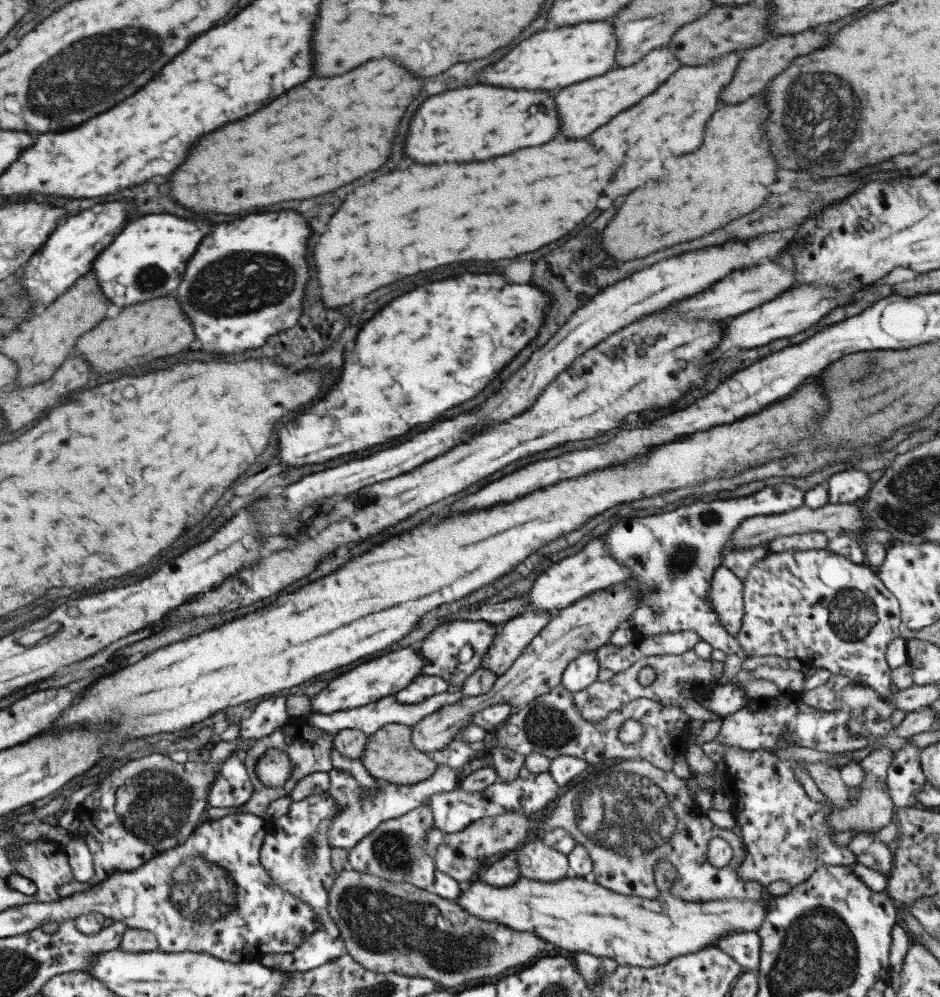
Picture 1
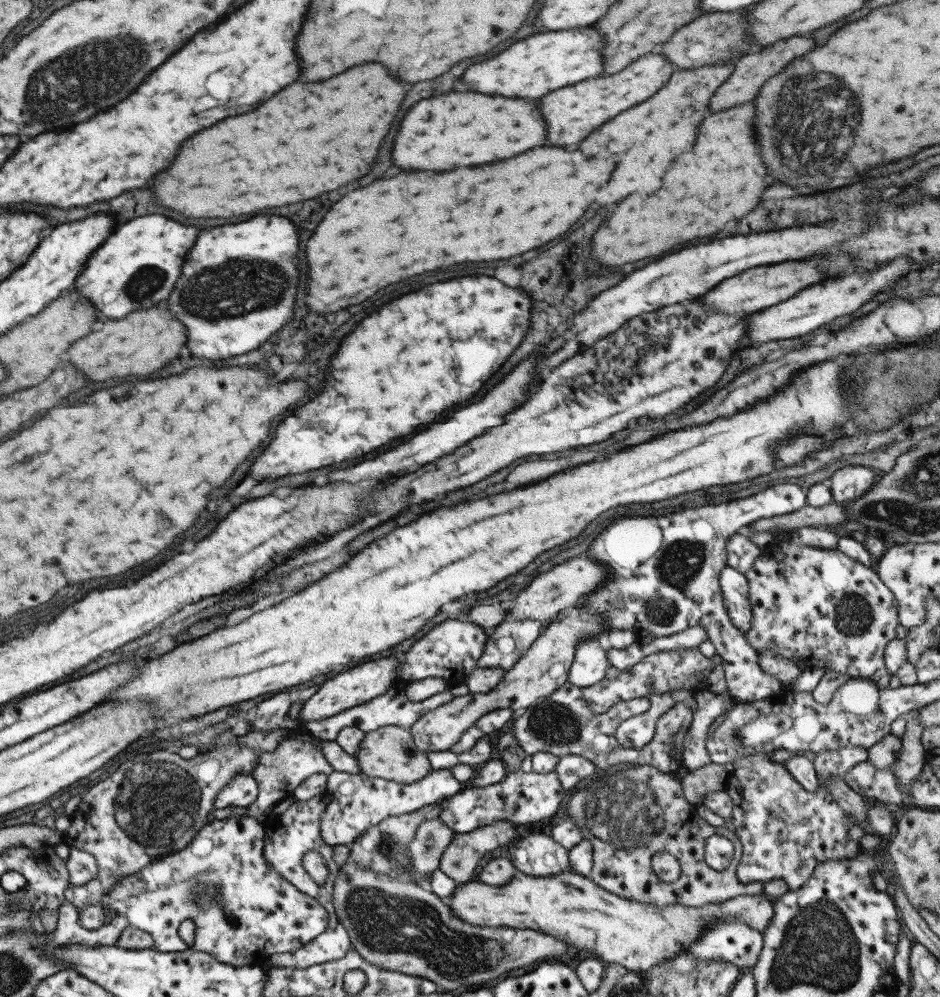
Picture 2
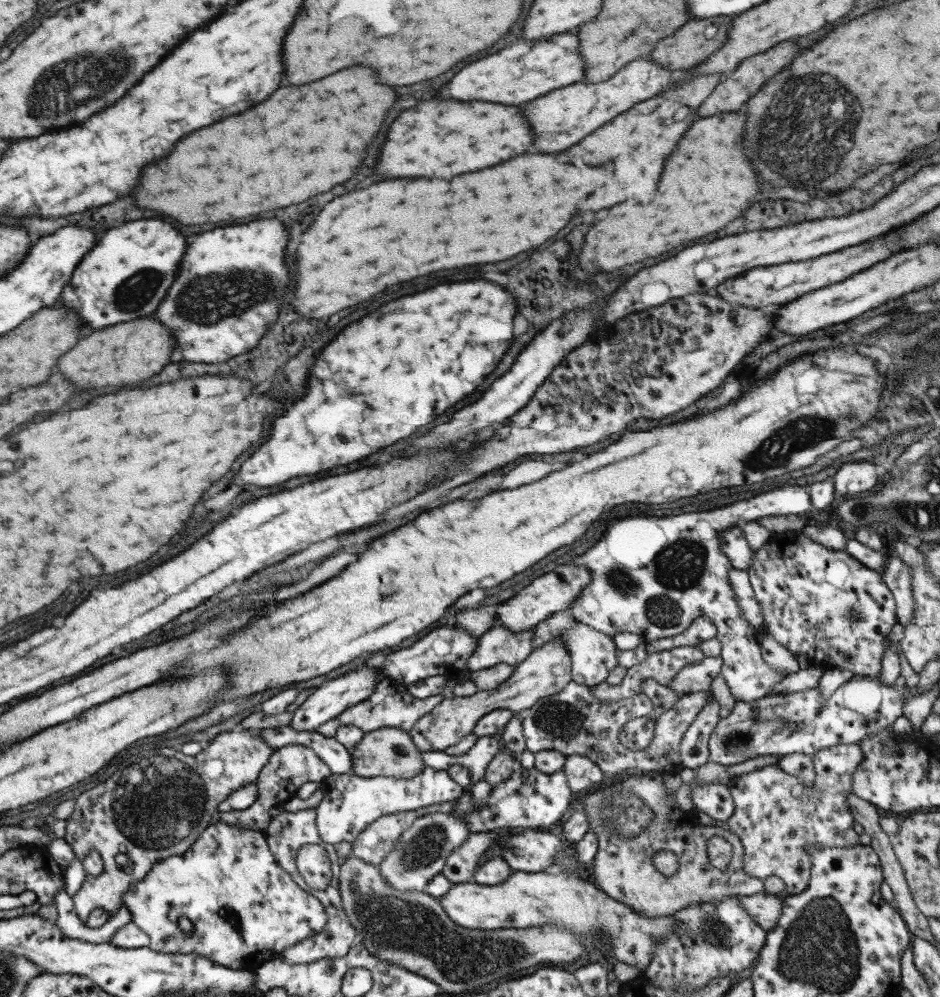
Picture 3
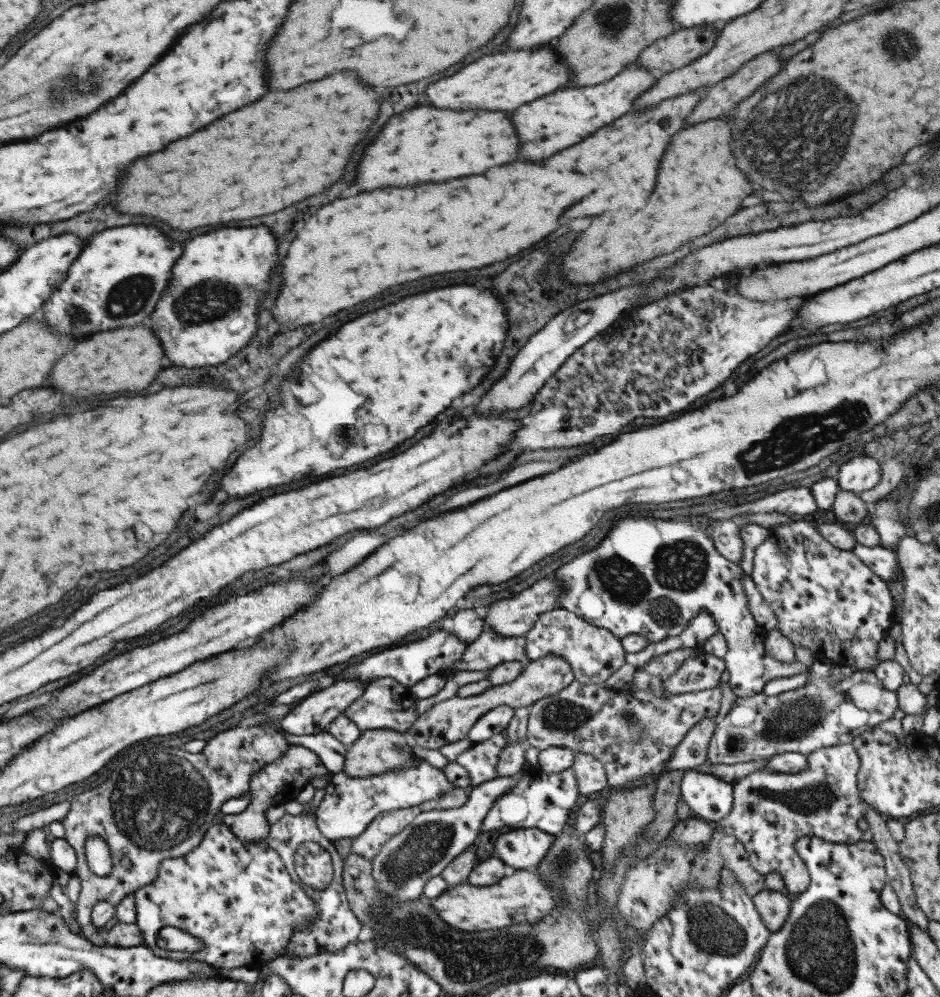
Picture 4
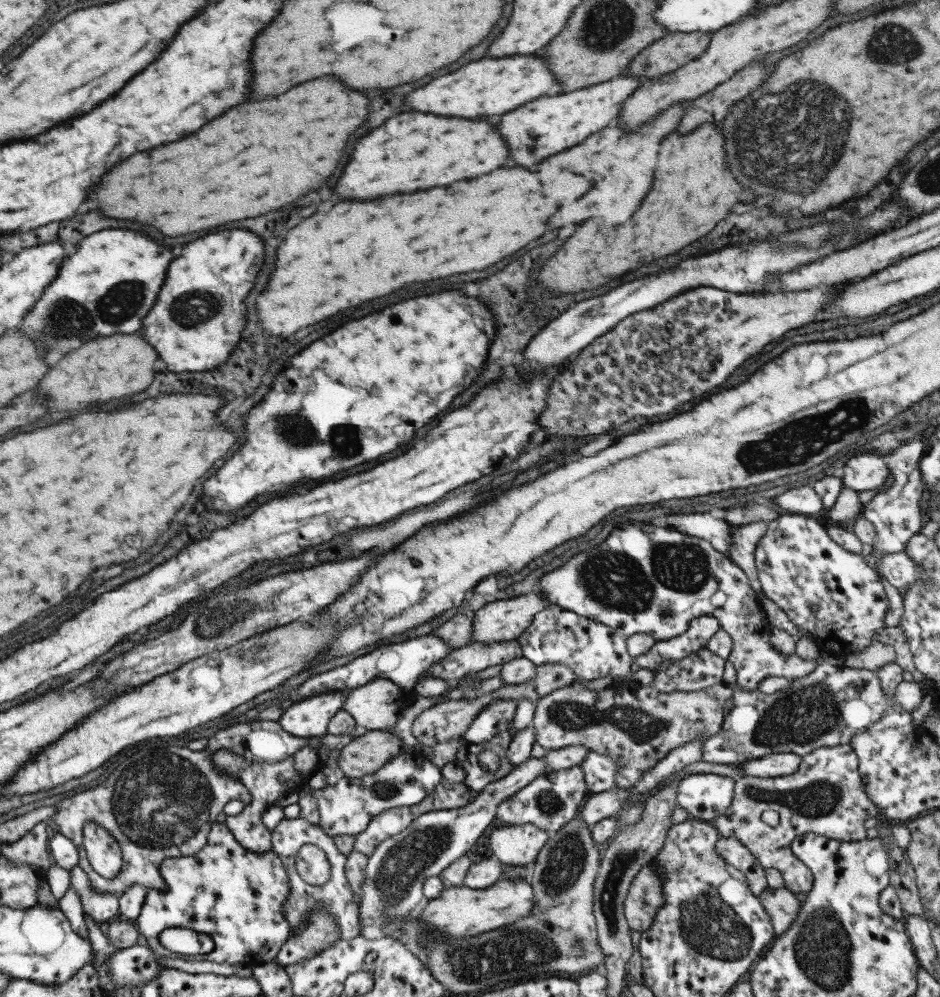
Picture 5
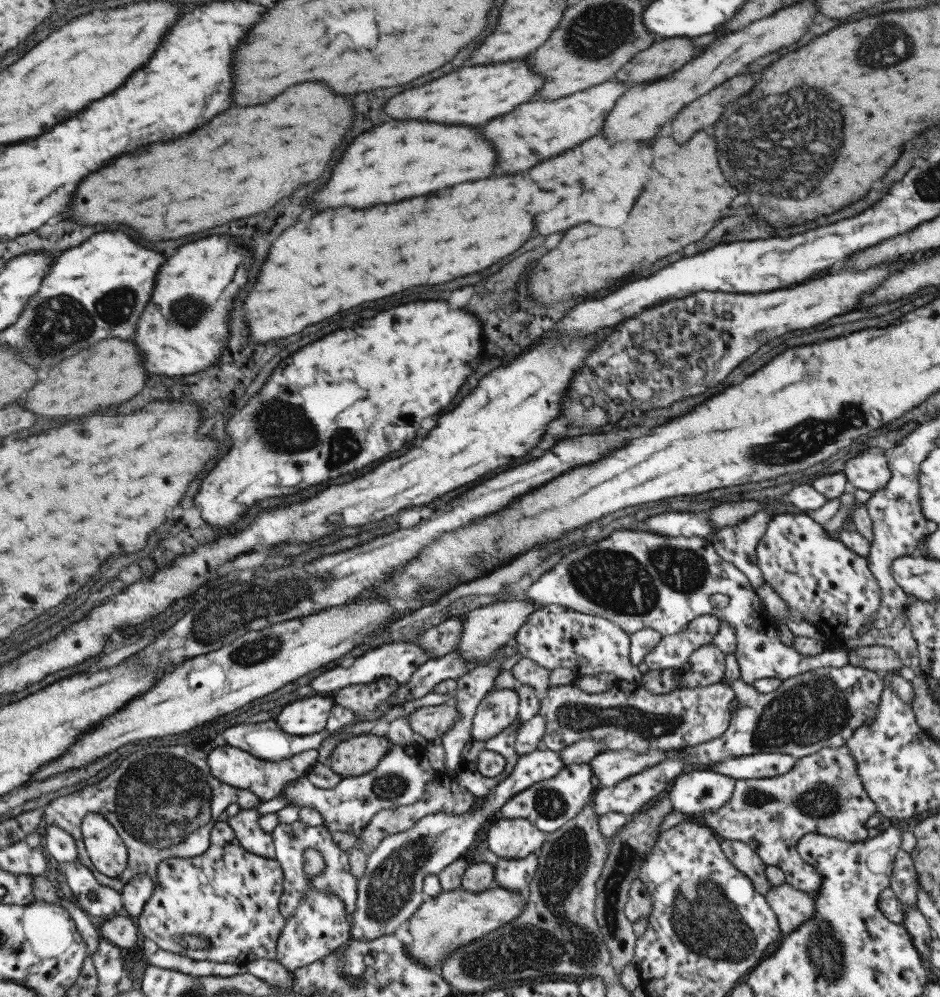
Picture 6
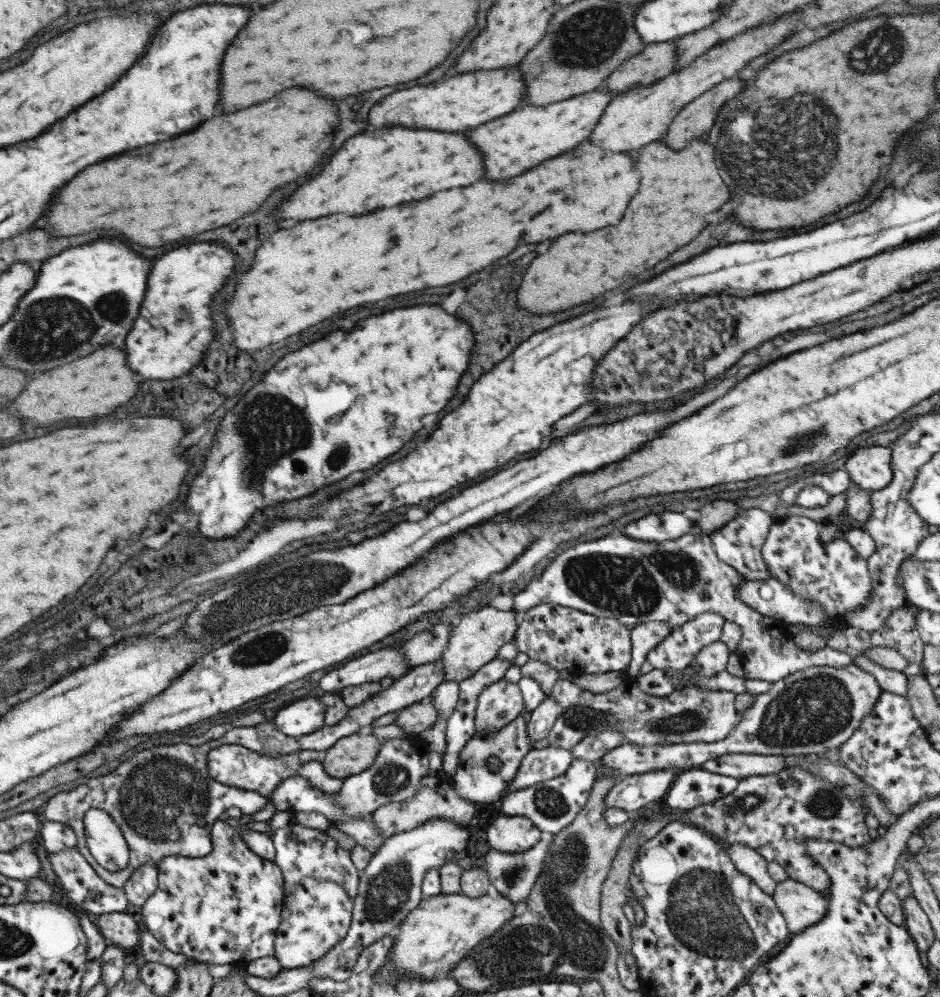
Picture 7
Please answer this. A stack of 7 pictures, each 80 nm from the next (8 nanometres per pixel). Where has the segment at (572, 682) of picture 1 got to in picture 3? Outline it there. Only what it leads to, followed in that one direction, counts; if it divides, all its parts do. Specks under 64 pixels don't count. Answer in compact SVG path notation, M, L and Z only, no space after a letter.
M565 611L554 612L545 620L533 628L532 648L541 646L544 642L561 637L565 648L568 650L570 662L571 681L585 686L595 686L605 680L609 671L617 665L615 660L616 648L611 637L602 632L597 632L588 625L575 621L572 616L565 614Z

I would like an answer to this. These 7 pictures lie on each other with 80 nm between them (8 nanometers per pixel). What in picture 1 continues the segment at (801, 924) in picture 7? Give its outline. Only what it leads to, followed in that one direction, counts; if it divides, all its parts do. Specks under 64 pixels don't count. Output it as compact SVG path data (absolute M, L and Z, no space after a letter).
M657 861L653 867L654 883L658 890L655 900L624 896L602 888L590 878L581 879L569 874L559 881L540 882L519 876L513 885L494 888L483 882L473 882L463 885L457 904L475 914L481 920L499 922L517 932L531 932L537 938L552 944L556 950L570 952L585 952L597 958L611 958L619 966L635 968L652 968L665 965L671 959L701 951L706 946L727 934L728 932L756 931L764 919L763 901L713 900L705 903L691 903L671 896L667 891L675 882L677 872L671 863Z

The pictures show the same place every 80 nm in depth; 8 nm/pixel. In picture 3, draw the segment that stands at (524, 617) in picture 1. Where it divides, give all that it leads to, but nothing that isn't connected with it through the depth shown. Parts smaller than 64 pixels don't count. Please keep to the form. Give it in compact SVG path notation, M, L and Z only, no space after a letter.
M494 626L477 637L475 650L467 659L466 667L478 671L495 666L497 663L517 665L532 649L533 628L511 632L507 628Z

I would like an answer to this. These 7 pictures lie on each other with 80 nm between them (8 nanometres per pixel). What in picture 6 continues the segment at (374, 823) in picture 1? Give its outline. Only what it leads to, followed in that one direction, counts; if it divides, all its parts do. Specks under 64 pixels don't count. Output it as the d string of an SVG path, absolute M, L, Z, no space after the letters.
M393 744L382 757L380 762L375 765L374 770L357 776L342 777L338 783L330 789L315 788L306 777L299 777L290 780L284 787L281 794L289 798L290 804L301 807L314 808L321 819L323 827L329 832L359 833L381 809L395 808L417 802L421 798L425 785L434 778L434 770L428 763L428 758L424 754L416 754L405 745Z

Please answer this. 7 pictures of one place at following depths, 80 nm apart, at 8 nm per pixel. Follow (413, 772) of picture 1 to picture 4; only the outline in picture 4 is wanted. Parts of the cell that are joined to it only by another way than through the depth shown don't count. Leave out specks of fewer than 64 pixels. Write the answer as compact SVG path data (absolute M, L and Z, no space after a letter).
M391 729L364 730L359 738L346 749L343 772L350 777L367 777L383 774L388 770L402 770L418 763L412 752L411 742L402 733Z

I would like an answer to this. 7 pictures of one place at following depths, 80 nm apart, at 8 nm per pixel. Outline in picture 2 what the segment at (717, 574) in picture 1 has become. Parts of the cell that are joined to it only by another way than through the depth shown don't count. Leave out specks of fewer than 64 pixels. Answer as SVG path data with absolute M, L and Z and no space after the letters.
M726 566L719 571L717 582L731 625L745 631L751 628L747 579L740 572Z

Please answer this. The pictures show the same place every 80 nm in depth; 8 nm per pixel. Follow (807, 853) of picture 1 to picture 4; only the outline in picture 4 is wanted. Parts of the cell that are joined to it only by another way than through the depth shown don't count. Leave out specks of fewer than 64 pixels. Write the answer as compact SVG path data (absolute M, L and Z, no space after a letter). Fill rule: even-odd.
M847 743L821 748L821 766L808 762L801 772L753 771L732 782L732 807L718 824L723 833L732 835L745 848L755 872L777 873L785 892L794 897L803 893L810 882L806 867L793 850L797 839L809 835L825 843L854 844L861 838L857 821L863 817L867 804L860 799L856 787L858 764L856 750ZM767 812L773 812L773 822L763 818Z

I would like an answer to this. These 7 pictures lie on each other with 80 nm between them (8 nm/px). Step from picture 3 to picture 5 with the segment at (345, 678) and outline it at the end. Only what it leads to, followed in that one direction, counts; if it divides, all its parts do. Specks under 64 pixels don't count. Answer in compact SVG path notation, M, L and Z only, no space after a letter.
M326 691L285 704L277 726L296 737L321 737L329 719L342 708L346 691Z

